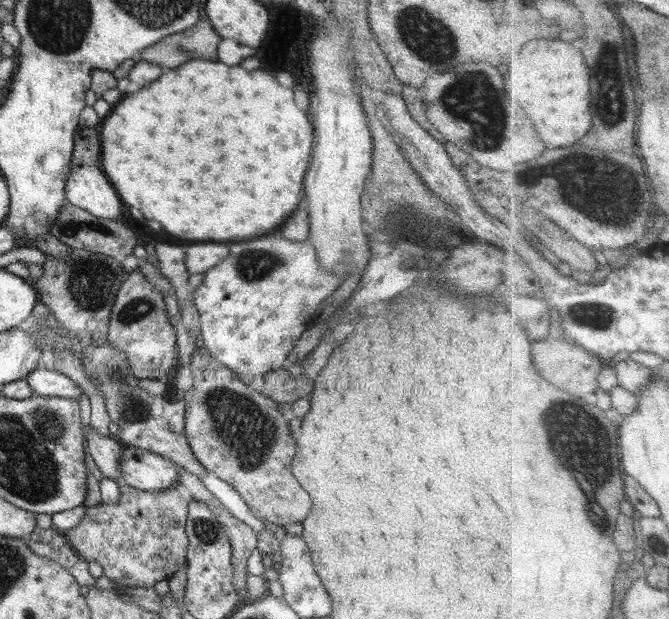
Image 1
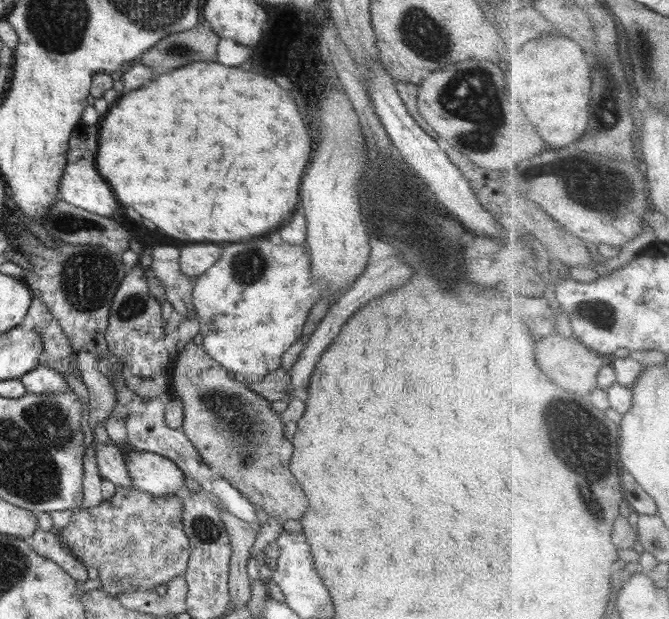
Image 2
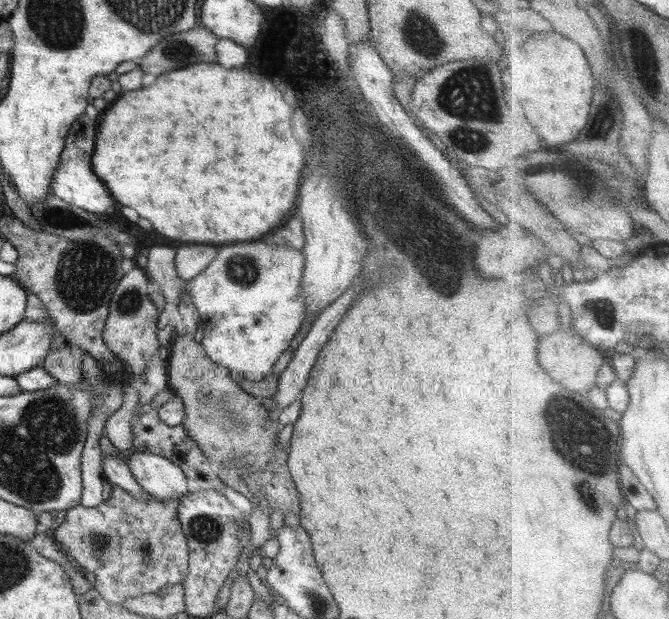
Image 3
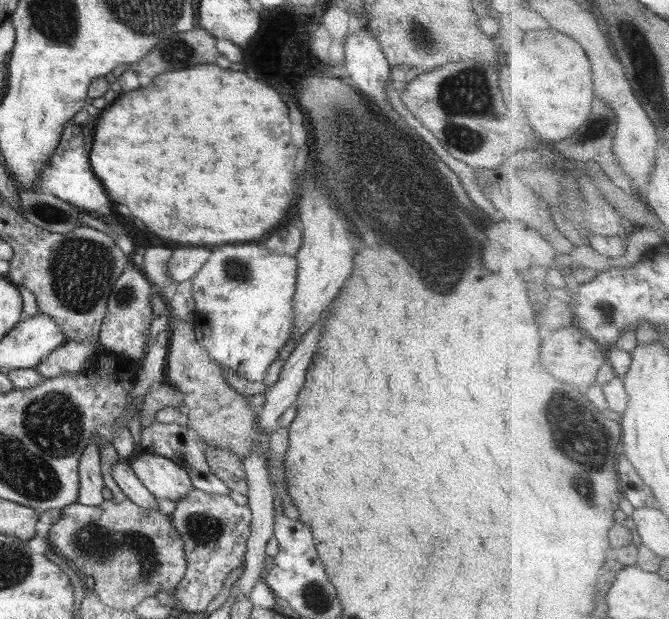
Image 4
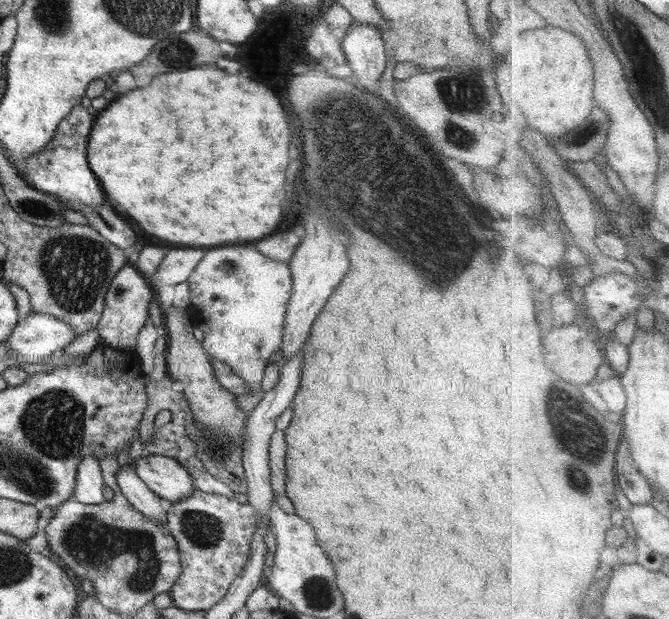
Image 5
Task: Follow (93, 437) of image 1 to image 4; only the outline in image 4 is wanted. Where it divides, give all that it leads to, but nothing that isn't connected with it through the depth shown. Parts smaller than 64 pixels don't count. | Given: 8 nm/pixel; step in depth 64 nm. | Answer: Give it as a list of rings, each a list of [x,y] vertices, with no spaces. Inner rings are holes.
[[[118,461],[116,465],[112,466],[111,476],[123,490],[123,493],[140,508],[153,510],[158,507],[157,498],[136,477],[134,470],[127,462]]]

